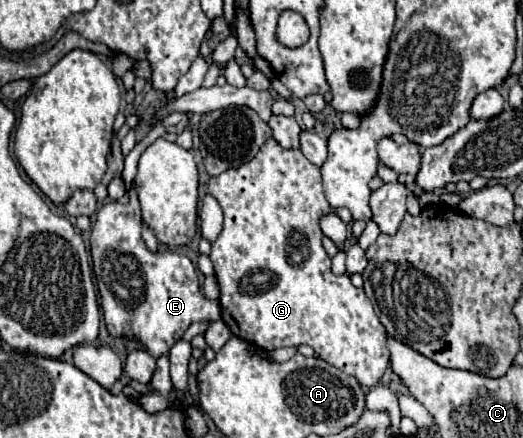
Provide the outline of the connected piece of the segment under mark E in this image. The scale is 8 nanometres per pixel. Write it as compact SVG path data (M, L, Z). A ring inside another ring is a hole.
M133 187L129 201L113 201L103 205L97 211L95 223L91 227L91 255L93 255L93 269L95 279L101 295L101 309L107 323L107 329L111 335L135 335L139 337L147 351L157 355L167 355L169 349L183 337L183 333L189 329L193 321L217 321L221 319L221 307L219 301L207 299L201 295L199 289L199 277L195 273L193 263L175 251L167 253L151 253L145 247L145 241L141 239L141 207L137 199L137 189Z

